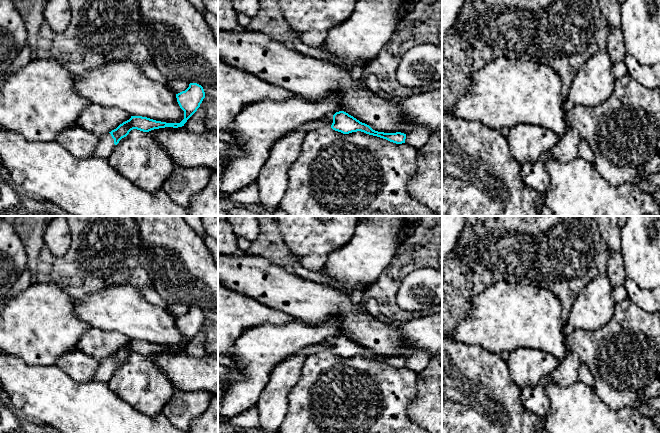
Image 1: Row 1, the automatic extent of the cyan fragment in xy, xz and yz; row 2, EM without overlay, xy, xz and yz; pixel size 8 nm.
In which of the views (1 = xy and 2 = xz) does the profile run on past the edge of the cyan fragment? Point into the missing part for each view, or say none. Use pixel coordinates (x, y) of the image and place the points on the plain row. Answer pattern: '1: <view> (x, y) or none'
1: xy (105, 370)
2: none

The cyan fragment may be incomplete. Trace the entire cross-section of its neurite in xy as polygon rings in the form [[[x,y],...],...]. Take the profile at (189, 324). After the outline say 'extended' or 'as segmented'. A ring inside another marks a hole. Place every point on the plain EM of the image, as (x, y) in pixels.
[[[190,307],[185,315],[176,318],[176,322],[180,332],[184,335],[184,343],[180,347],[166,347],[147,341],[131,340],[129,344],[120,348],[116,353],[100,361],[92,381],[108,383],[119,365],[133,353],[149,356],[159,352],[184,350],[187,344],[200,331],[205,322],[205,316],[201,309]]]; extended

